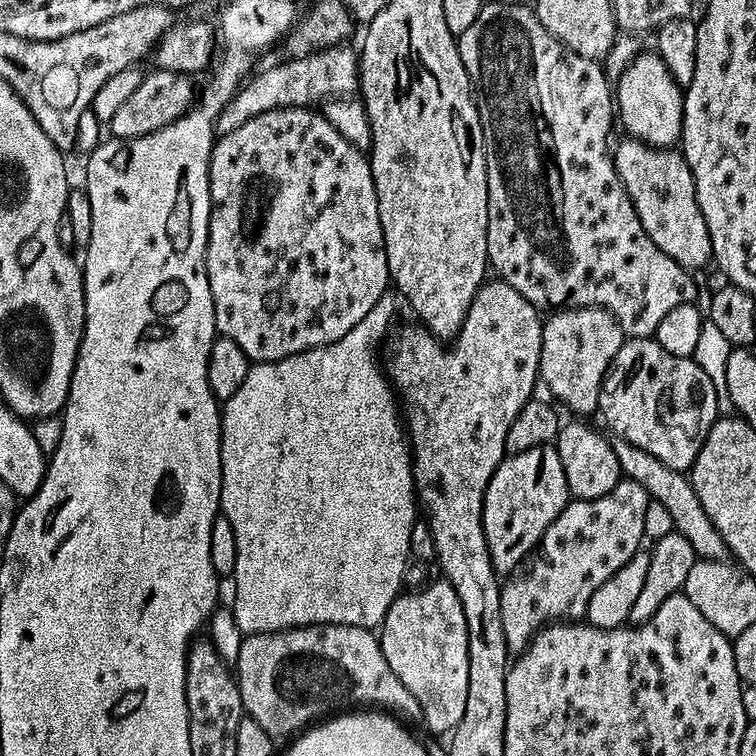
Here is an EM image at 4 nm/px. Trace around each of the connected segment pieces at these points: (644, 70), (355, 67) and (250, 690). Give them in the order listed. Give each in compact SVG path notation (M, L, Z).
M646 50L635 57L617 77L614 100L618 118L629 137L652 147L673 147L680 139L681 116L684 113L683 91L666 70L655 52Z
M348 46L323 48L320 52L311 52L309 56L284 58L281 64L272 64L258 72L245 79L218 114L215 130L217 137L231 134L233 130L238 130L238 126L250 122L250 118L258 118L258 114L266 114L270 110L307 108L337 96L351 96L360 83L358 56Z
M307 624L301 628L288 628L284 632L245 635L234 665L234 679L240 685L245 713L256 719L258 726L262 726L262 730L274 738L280 738L287 732L299 733L317 718L340 714L357 706L375 706L413 718L420 715L414 694L410 694L410 690L398 682L398 674L390 670L390 662L386 662L382 654L377 633L370 628L345 624Z

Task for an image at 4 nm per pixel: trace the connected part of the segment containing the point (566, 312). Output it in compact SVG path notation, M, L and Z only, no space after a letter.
M566 308L544 320L540 380L572 412L593 412L600 407L600 387L614 354L625 342L623 330L605 308Z

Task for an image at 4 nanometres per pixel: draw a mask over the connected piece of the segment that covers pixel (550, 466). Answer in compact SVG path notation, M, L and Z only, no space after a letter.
M543 444L534 446L534 450L522 450L522 454L505 455L486 486L482 510L486 546L497 574L515 573L529 559L544 531L558 518L569 499L562 458L558 458L555 446Z

